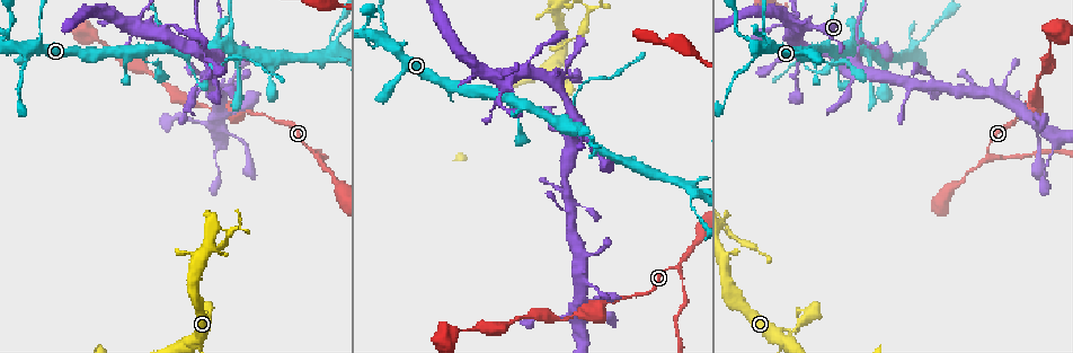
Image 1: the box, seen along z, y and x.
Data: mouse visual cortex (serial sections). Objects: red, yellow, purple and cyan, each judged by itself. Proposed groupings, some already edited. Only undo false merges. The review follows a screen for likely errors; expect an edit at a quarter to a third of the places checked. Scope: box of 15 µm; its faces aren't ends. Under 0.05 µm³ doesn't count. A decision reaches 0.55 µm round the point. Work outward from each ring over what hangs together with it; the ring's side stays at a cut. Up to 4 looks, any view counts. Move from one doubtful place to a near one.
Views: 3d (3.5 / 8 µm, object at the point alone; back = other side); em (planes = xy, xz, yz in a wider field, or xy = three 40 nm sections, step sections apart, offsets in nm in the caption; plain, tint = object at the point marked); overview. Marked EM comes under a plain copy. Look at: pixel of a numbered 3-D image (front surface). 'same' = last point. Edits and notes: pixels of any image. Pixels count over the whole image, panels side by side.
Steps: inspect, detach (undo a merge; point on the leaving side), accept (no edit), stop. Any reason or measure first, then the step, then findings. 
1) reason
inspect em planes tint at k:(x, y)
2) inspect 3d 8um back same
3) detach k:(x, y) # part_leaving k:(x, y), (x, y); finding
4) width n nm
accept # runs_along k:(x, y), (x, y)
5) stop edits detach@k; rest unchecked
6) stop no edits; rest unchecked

sudden change in width
inspect 3d 3.5um at 1:(588, 9)

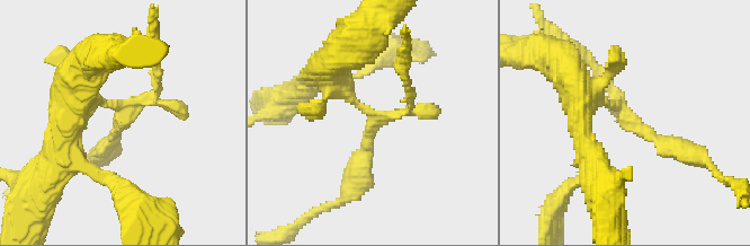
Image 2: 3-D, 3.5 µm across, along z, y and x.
inspect em xy step 1 tint at 2:(123, 101)

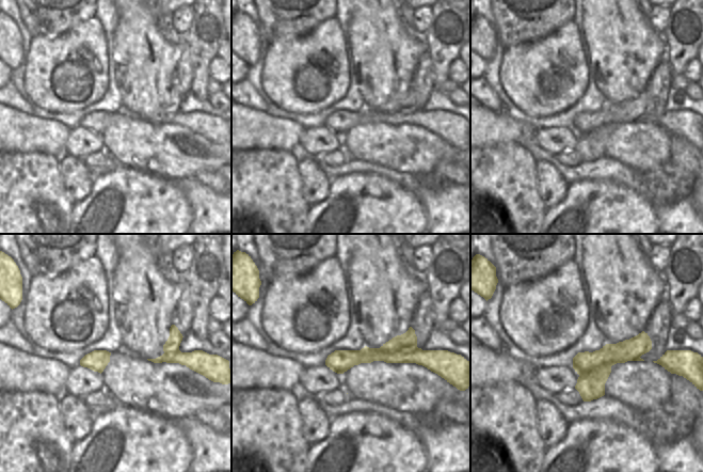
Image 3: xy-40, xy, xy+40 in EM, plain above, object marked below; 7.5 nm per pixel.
accept # runs_along 2:(68, 116), (154, 96), (154, 61); one cell here

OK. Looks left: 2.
arms part here
inspect em xy step 2 tint at 1:(678, 270)

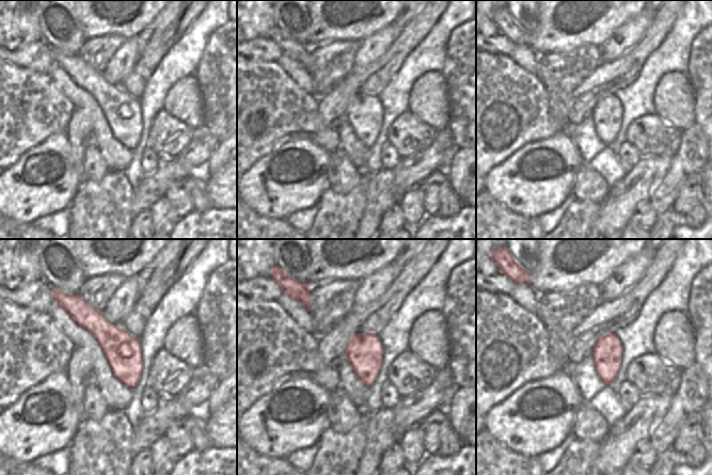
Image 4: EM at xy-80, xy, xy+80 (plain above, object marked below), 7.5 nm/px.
see where the arms go
inspect 3d 3.5um same

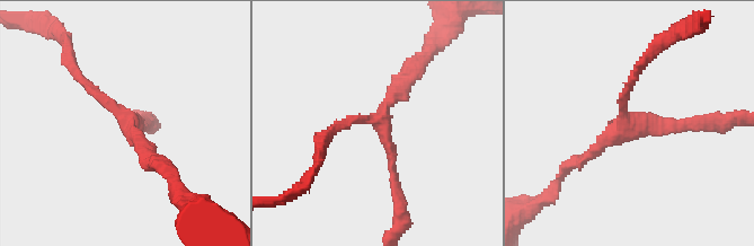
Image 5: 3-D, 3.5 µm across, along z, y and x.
arm_widths 150, 150, 200 nm
accept # runs_along 4:(77, 302), (123, 351), (131, 385); all the same cell

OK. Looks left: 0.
stop no edits; rest unchecked

